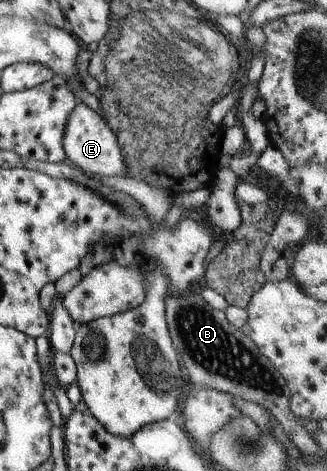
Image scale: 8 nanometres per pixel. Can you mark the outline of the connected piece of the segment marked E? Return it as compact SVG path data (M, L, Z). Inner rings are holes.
M76 102L68 115L61 140L65 157L84 173L95 173L99 176L123 176L123 145L117 141L116 135L109 129L106 121L84 102Z

